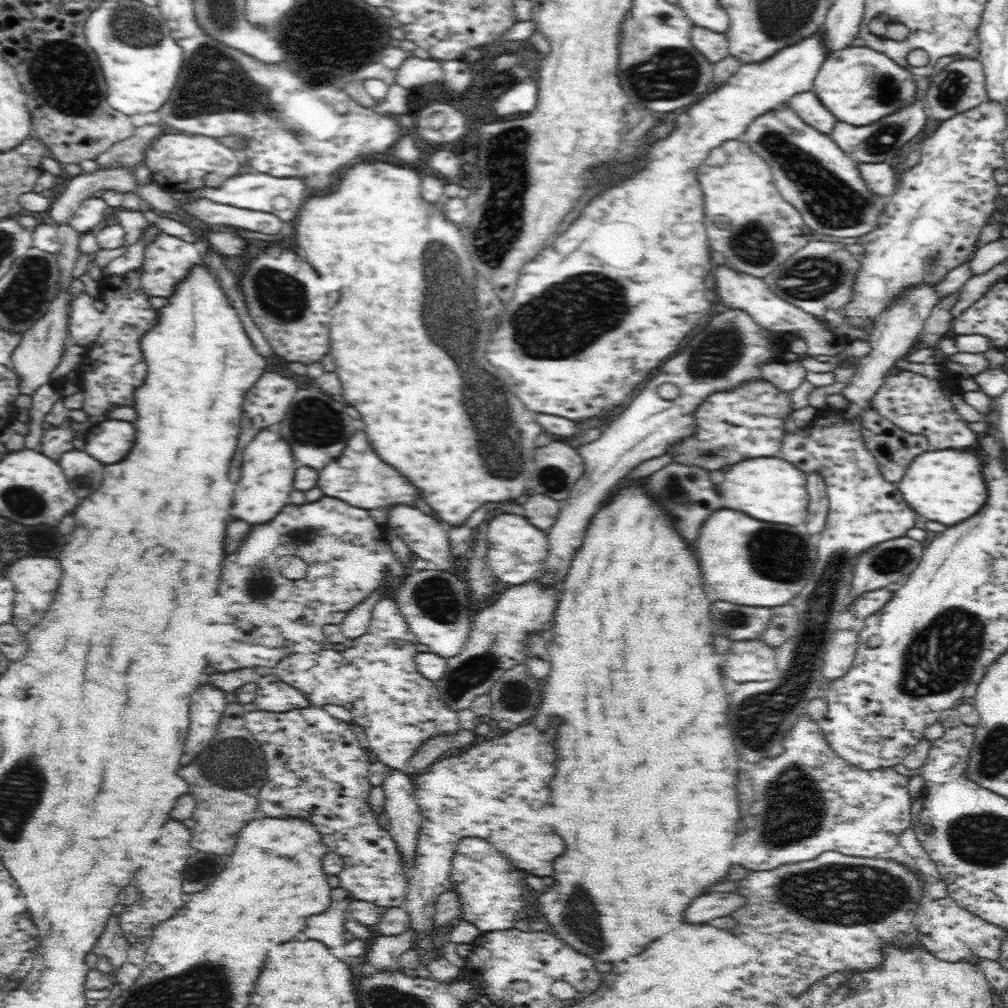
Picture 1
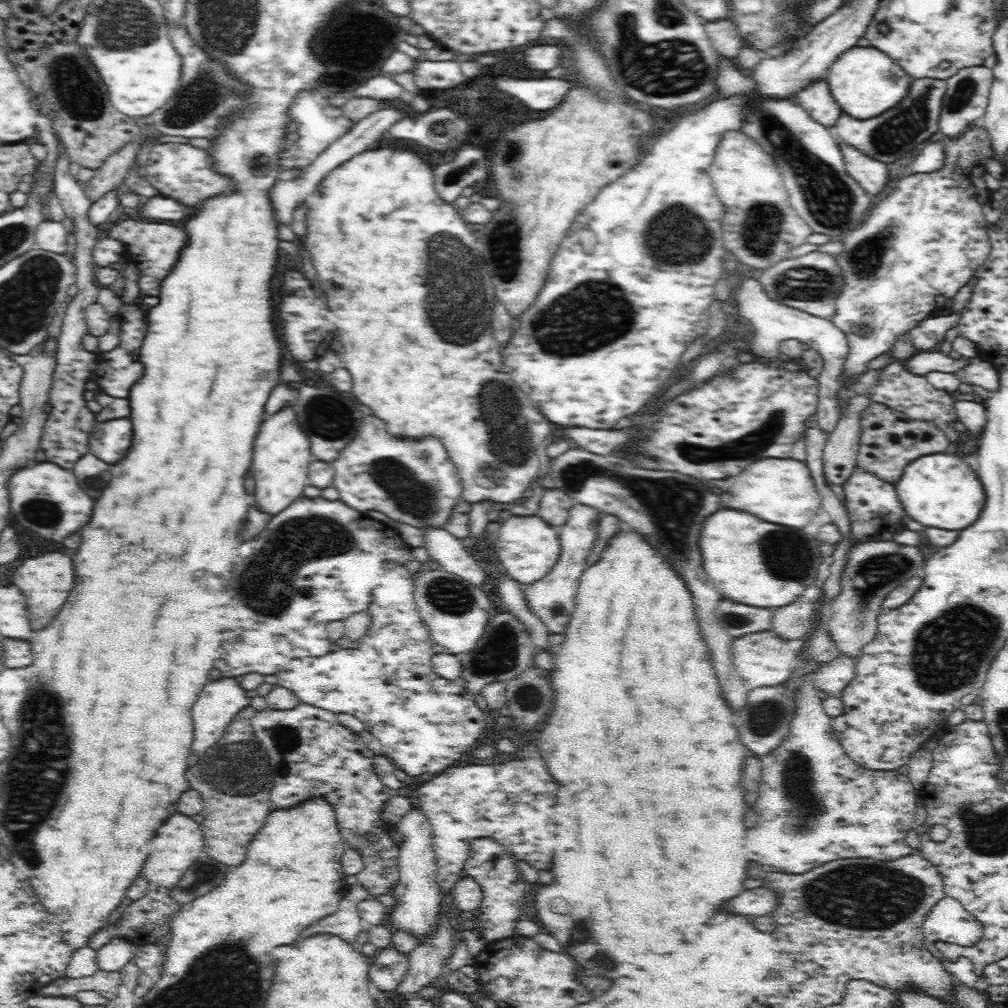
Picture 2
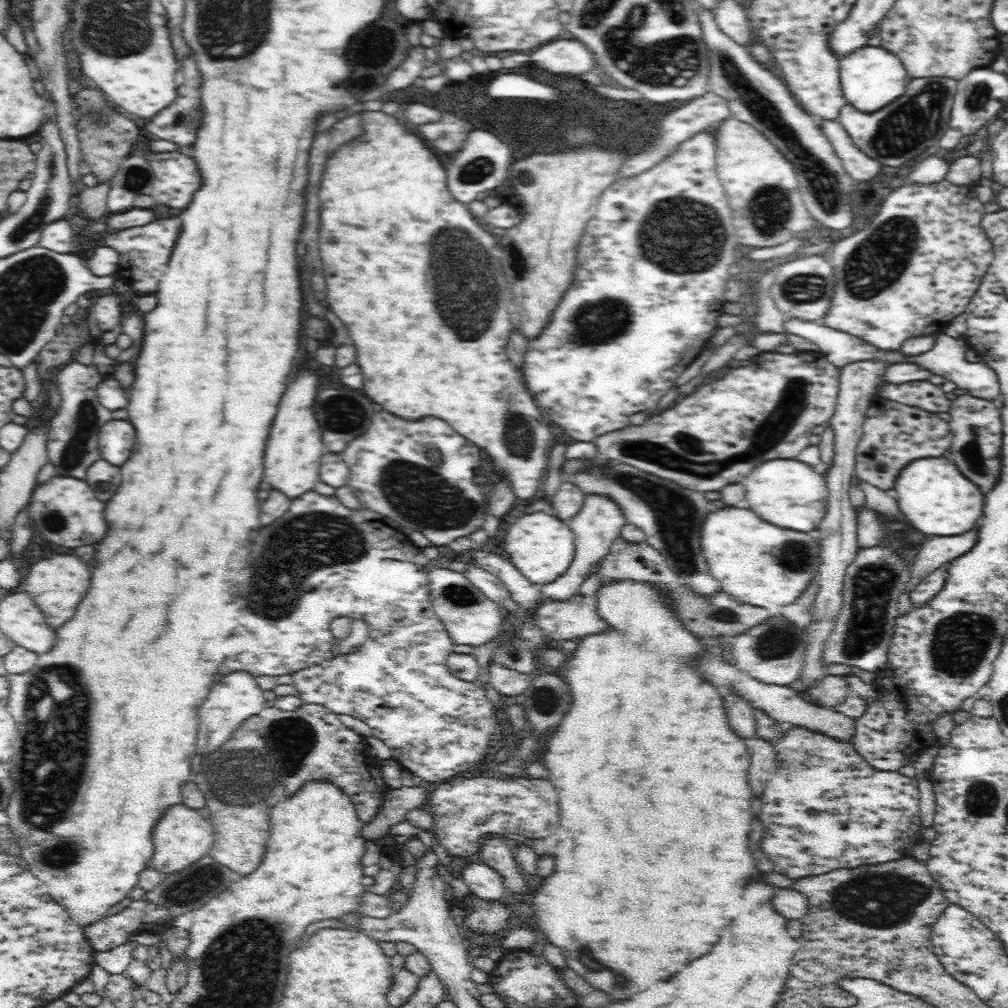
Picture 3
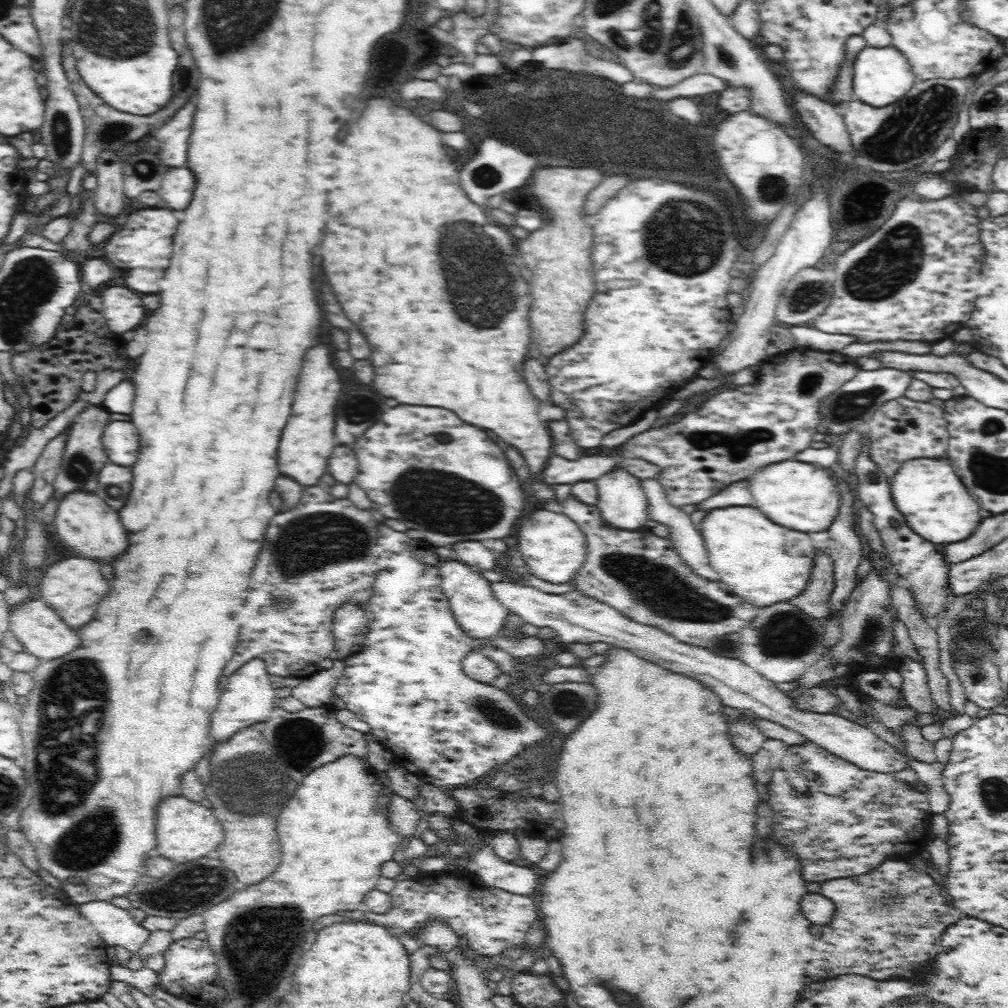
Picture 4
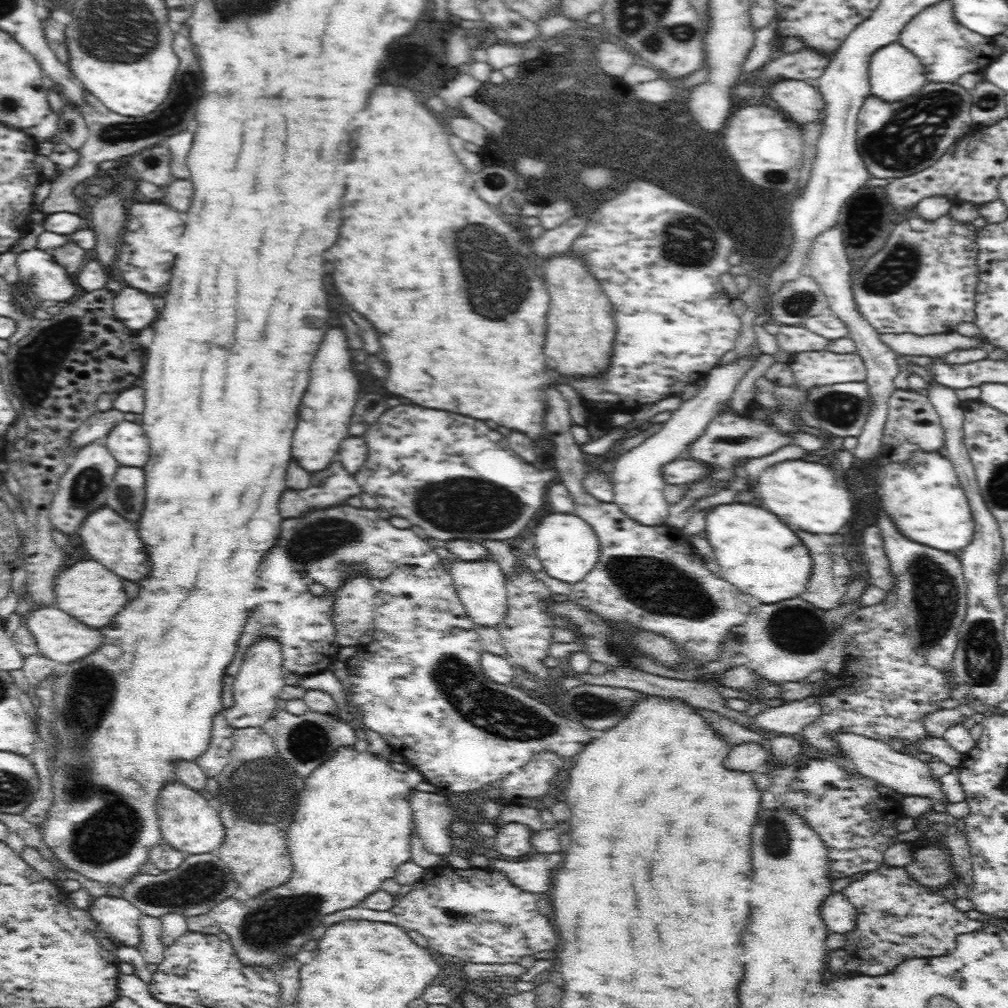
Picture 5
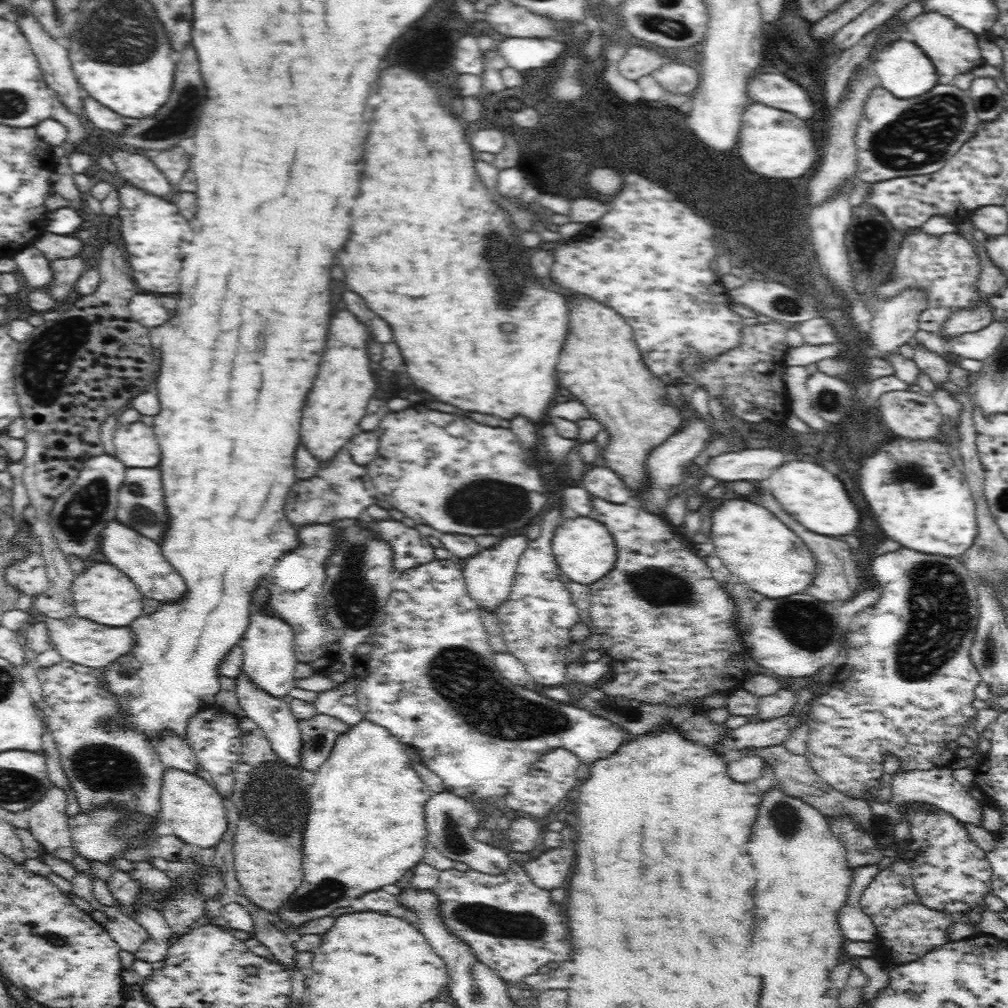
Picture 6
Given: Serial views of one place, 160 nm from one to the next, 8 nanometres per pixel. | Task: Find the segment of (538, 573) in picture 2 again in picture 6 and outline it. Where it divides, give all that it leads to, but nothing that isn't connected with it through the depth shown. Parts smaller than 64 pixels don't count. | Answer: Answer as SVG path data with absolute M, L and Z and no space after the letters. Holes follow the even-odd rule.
M589 516L564 519L555 530L552 539L552 553L556 558L557 566L560 567L560 572L568 576L570 580L574 580L574 583L583 585L598 582L606 574L610 574L616 566L616 541L604 524Z

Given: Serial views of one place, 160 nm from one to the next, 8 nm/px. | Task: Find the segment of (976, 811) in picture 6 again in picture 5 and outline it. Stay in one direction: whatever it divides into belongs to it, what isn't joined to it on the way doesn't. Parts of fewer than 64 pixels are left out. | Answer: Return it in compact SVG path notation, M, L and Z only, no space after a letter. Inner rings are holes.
M838 733L835 736L836 745L839 745L844 757L850 758L860 774L865 777L876 779L876 782L884 783L889 789L896 790L902 797L918 796L930 798L934 802L941 801L945 806L949 802L942 790L940 778L932 777L932 769L928 763L920 761L912 755L907 755L901 751L895 751L888 743L859 735L856 733Z

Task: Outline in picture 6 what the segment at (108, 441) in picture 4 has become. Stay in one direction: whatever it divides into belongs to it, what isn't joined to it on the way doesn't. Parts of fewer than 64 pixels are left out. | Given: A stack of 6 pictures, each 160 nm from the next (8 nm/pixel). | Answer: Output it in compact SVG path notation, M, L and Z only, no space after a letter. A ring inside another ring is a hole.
M150 421L120 423L114 430L112 444L115 456L127 468L154 468L160 462L160 448Z

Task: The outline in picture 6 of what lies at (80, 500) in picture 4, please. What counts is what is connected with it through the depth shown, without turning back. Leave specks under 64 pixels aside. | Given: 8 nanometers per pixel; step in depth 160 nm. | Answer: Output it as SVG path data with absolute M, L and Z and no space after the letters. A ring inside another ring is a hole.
M110 522L102 533L102 552L108 558L110 565L115 565L128 579L136 584L137 589L146 599L157 600L160 598L176 598L180 594L180 578L168 570L168 562L160 554L160 546L150 538L140 536L138 532L126 528L120 522Z

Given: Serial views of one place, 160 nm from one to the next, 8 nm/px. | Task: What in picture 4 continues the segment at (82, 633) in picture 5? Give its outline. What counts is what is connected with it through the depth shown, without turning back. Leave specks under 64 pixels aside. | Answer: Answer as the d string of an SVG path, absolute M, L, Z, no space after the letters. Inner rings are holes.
M30 597L28 602L11 608L8 630L25 646L26 653L47 661L60 658L74 650L76 646L81 646L76 629L67 625L64 619L58 617L56 611L37 597Z

